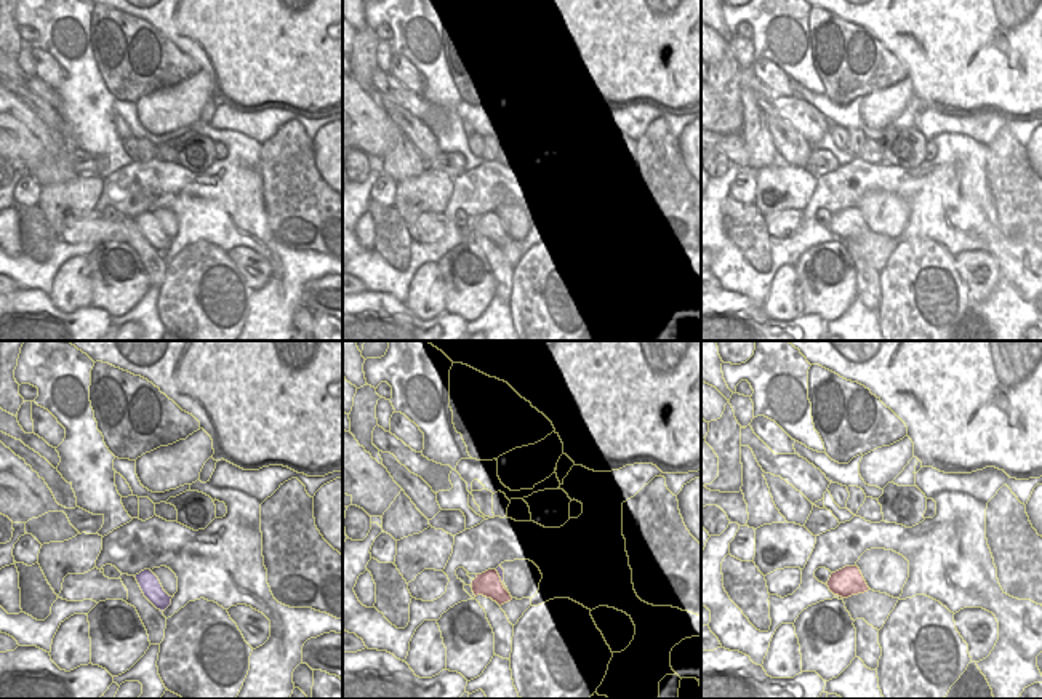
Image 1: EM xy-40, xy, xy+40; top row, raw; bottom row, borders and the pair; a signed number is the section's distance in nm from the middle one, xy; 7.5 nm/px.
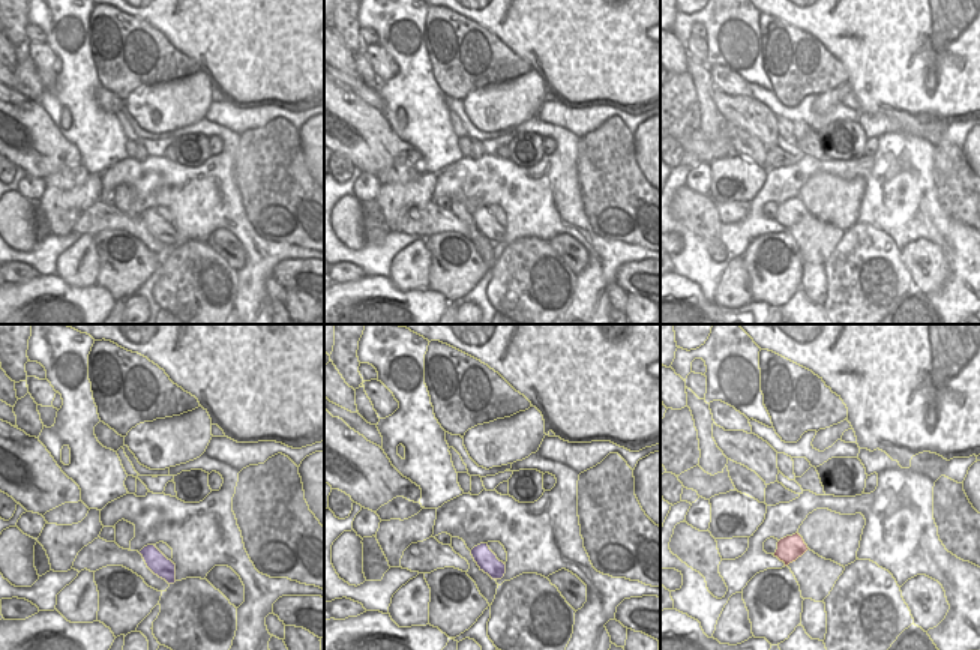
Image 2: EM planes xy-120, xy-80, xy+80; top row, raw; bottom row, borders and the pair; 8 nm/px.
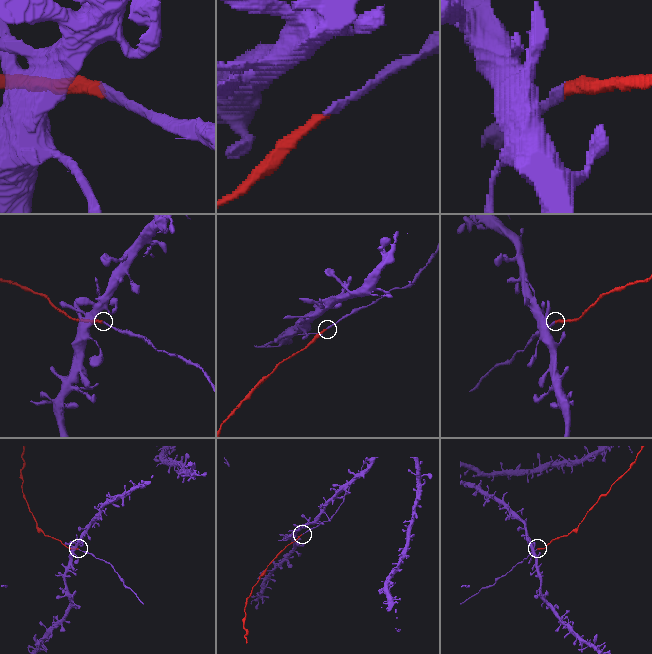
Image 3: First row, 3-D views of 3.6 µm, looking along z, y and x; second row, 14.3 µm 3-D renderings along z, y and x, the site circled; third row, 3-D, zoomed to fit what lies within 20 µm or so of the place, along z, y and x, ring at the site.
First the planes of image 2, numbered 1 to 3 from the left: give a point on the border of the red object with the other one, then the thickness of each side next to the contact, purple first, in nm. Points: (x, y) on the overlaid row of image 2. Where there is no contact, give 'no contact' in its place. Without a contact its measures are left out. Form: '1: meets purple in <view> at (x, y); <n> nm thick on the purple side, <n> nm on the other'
1: no contact
2: no contact
3: no contact

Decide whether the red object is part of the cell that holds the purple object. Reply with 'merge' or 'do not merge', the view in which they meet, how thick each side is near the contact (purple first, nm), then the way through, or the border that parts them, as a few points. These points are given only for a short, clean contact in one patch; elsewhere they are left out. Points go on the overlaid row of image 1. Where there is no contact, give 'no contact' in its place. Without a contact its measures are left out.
merge; meets purple in xy; 50 nm thick on the purple side, 190 nm on the other; runs through xy (500, 570), (501, 581), (488, 584)

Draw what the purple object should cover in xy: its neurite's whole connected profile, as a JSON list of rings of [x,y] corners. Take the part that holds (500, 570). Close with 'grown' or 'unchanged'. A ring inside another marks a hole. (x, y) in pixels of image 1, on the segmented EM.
[[[501,566],[477,574],[471,587],[475,597],[483,595],[496,601],[499,606],[512,600],[504,584],[504,569]]]; grown

